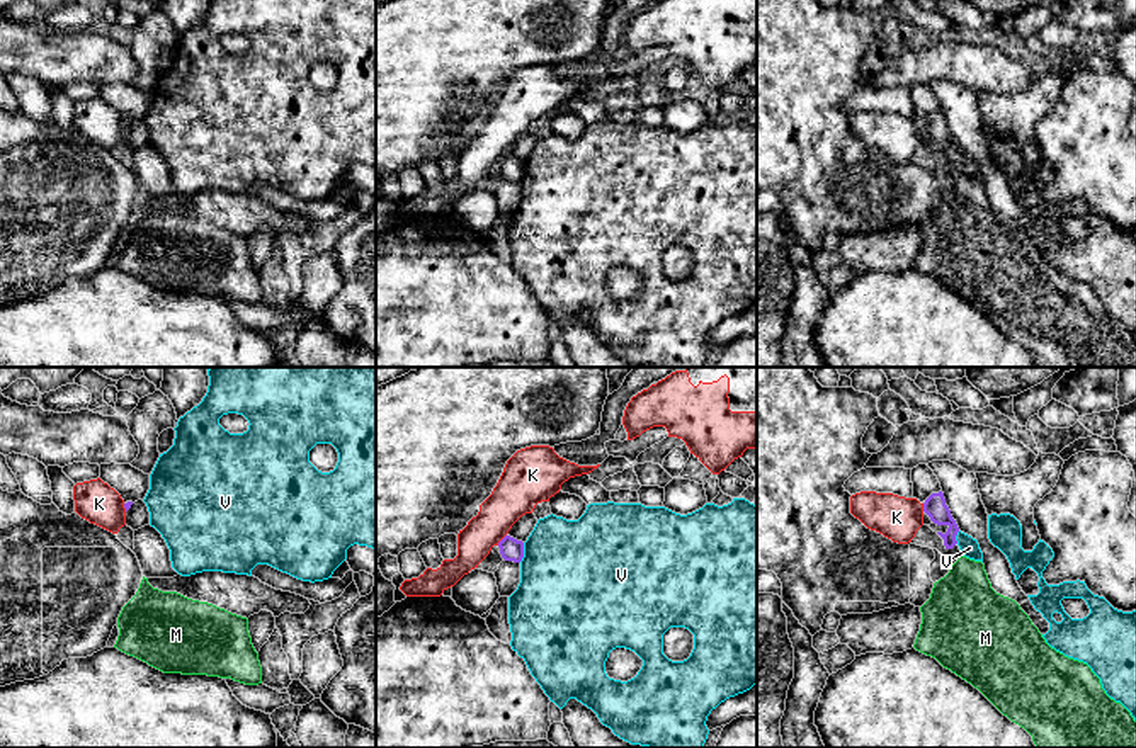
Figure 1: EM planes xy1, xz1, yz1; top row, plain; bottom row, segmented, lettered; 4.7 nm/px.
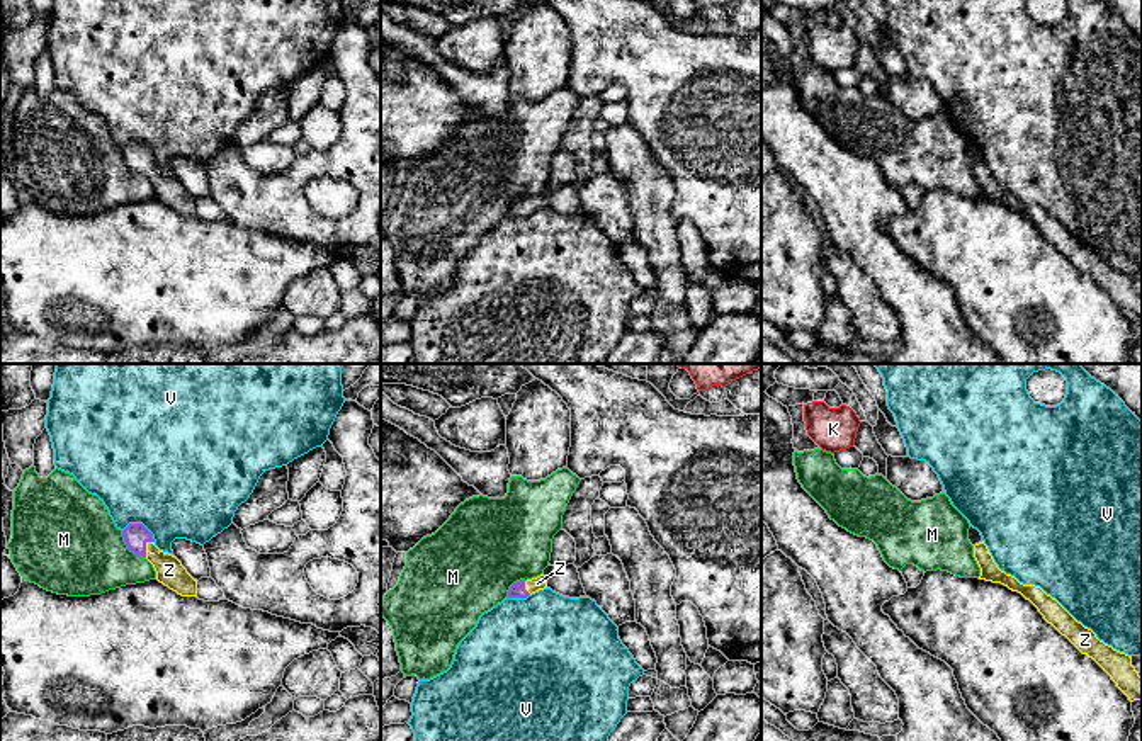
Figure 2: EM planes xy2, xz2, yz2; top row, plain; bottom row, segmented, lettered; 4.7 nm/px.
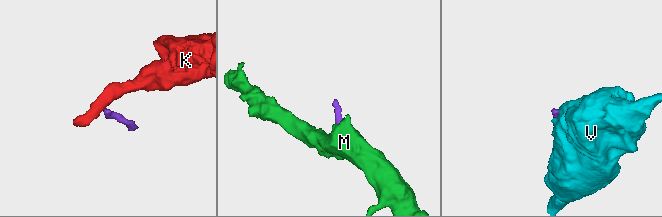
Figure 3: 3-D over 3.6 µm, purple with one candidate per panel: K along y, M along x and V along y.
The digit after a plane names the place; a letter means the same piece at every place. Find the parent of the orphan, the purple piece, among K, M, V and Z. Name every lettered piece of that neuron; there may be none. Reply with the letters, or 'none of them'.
Z

